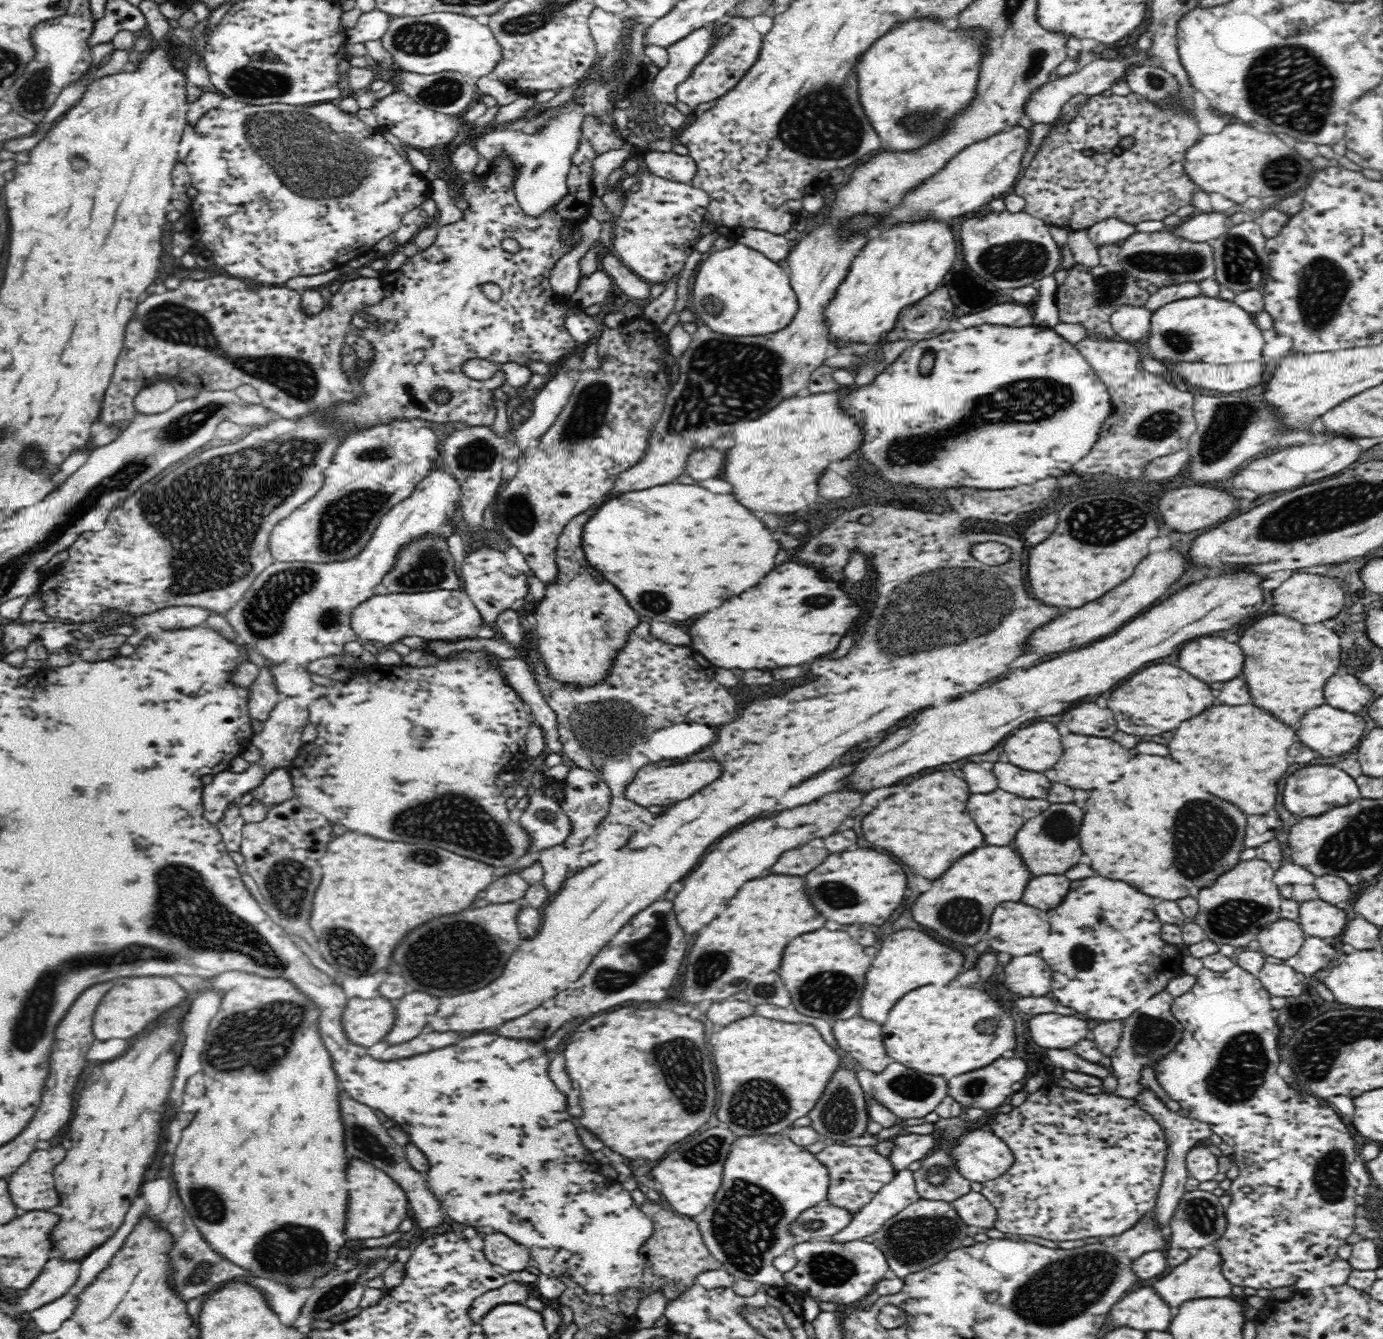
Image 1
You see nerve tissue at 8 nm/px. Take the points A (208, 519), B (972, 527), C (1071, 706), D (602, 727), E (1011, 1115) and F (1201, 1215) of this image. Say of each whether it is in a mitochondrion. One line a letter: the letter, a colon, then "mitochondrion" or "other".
A: mitochondrion
B: other
C: other
D: mitochondrion
E: other
F: mitochondrion

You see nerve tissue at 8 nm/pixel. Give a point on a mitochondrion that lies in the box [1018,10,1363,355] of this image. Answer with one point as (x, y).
(1291, 86)

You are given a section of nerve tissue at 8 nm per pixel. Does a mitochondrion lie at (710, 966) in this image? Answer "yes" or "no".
yes

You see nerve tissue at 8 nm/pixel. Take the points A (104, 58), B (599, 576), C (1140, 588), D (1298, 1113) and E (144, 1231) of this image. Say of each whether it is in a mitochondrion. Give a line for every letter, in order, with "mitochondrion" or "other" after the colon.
A: other
B: other
C: other
D: other
E: other

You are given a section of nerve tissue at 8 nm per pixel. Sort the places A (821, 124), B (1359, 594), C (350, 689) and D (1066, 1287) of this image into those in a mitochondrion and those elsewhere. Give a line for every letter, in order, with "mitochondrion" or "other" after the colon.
A: mitochondrion
B: other
C: other
D: mitochondrion

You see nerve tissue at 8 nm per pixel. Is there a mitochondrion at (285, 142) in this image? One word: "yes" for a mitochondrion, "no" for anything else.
yes

